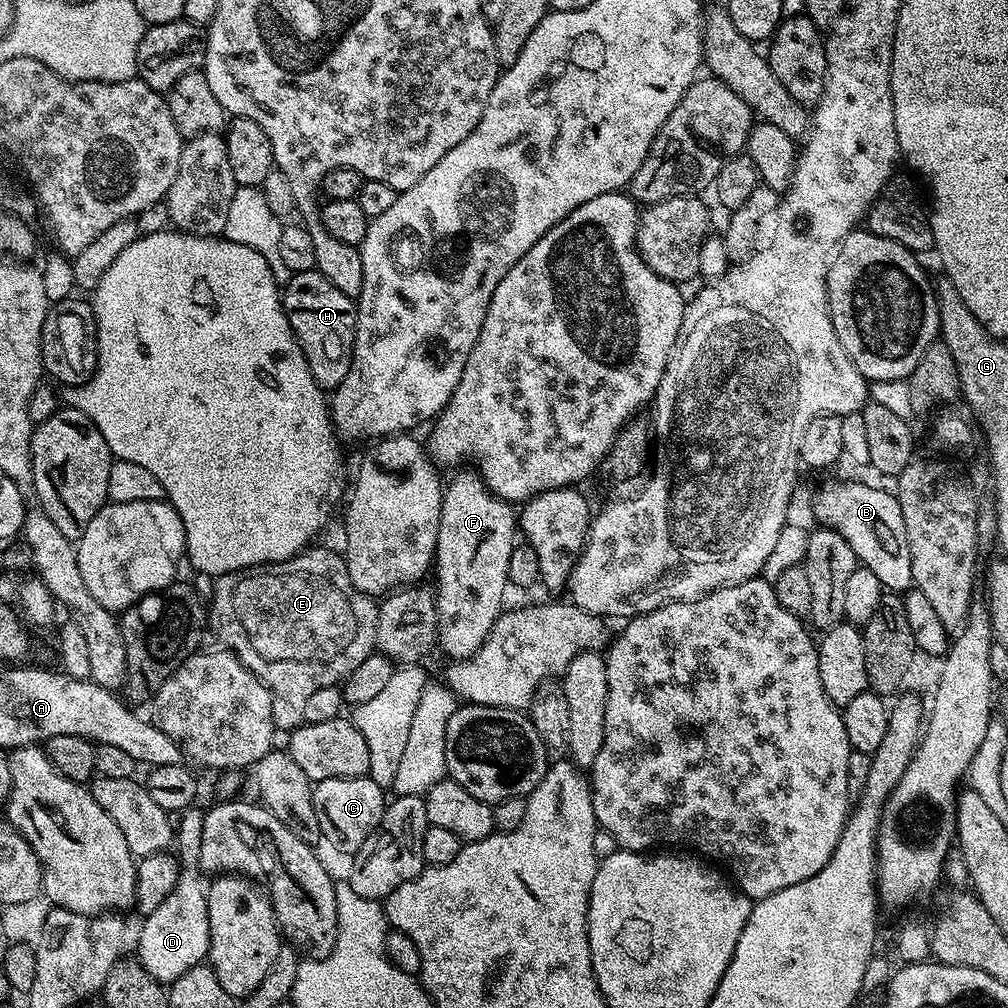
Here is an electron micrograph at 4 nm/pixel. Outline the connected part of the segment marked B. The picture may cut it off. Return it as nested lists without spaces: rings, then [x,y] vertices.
[[[834,482],[832,484],[826,485],[818,494],[814,502],[814,514],[819,519],[817,520],[823,527],[832,528],[836,533],[842,534],[843,538],[850,544],[850,548],[854,550],[857,561],[863,566],[870,570],[873,570],[874,574],[878,576],[878,580],[882,582],[884,588],[887,591],[902,594],[911,589],[913,585],[913,566],[910,563],[909,556],[909,542],[906,538],[906,526],[902,517],[902,508],[898,505],[898,500],[895,493],[891,491],[884,492],[880,488],[864,484],[862,482]]]

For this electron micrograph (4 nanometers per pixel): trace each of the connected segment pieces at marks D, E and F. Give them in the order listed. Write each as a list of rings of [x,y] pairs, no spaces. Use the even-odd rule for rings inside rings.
[[[198,807],[186,808],[180,822],[177,821],[174,842],[178,846],[178,881],[158,909],[145,915],[138,938],[137,959],[154,979],[163,984],[171,984],[186,970],[203,963],[209,950],[208,894],[204,871],[200,867],[205,809]]]
[[[316,547],[277,564],[259,564],[215,577],[206,608],[206,624],[211,635],[213,632],[224,643],[221,645],[237,656],[272,693],[272,721],[284,734],[304,723],[306,702],[314,690],[339,685],[377,651],[377,601],[353,586],[348,563],[339,551]]]
[[[456,472],[447,477],[440,503],[440,521],[434,557],[434,595],[436,598],[436,639],[439,651],[452,656],[453,661],[466,660],[473,656],[490,634],[494,622],[500,617],[504,604],[504,591],[510,588],[508,564],[512,550],[518,544],[518,512],[509,501],[496,496],[484,484],[479,472]]]

